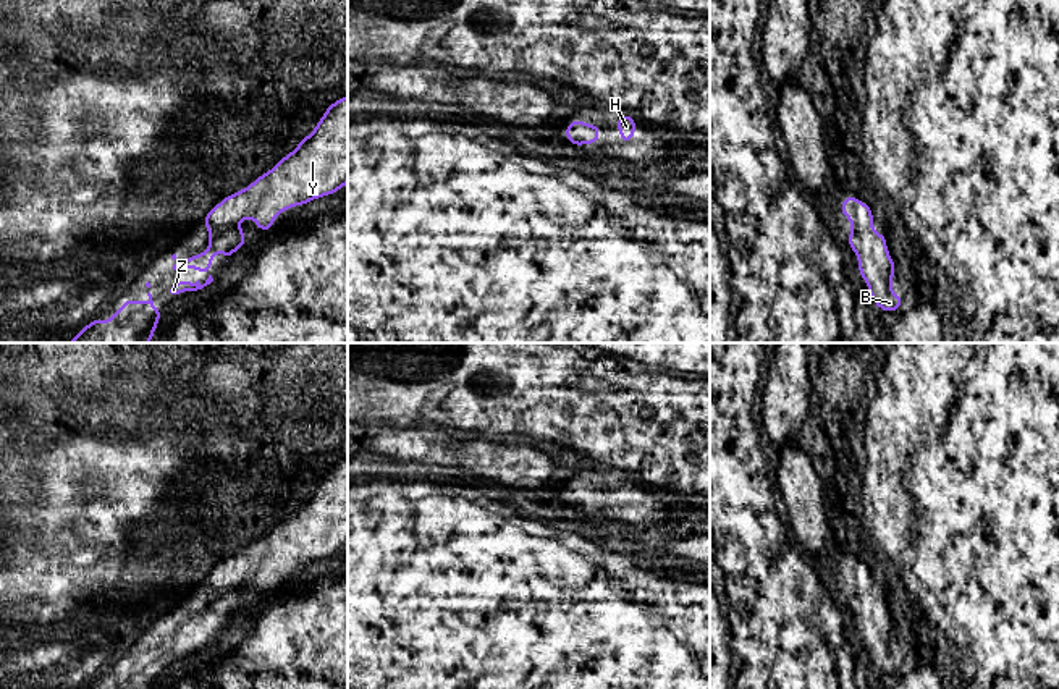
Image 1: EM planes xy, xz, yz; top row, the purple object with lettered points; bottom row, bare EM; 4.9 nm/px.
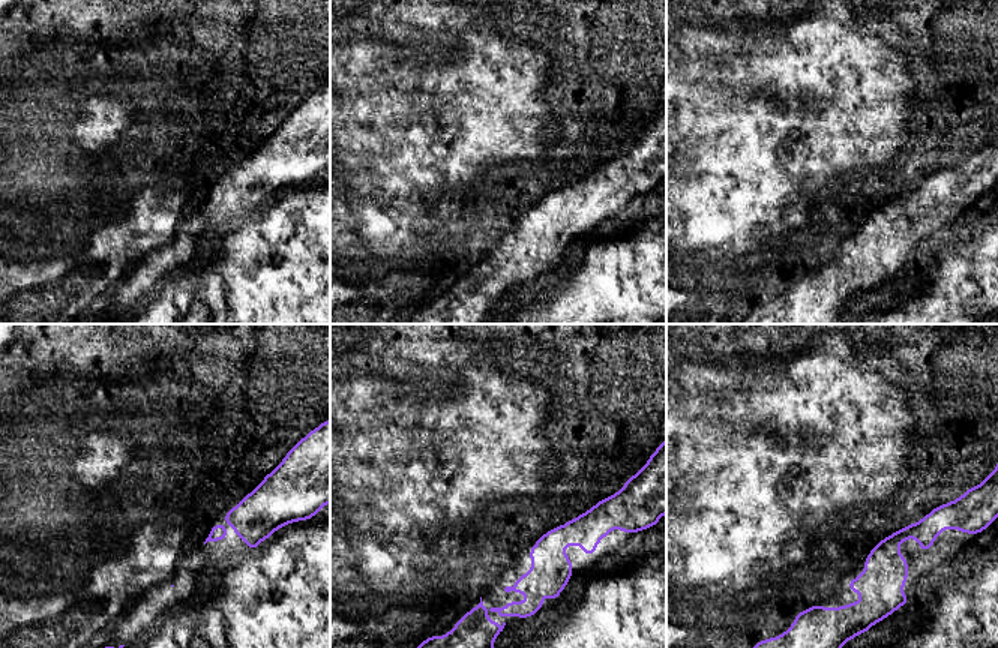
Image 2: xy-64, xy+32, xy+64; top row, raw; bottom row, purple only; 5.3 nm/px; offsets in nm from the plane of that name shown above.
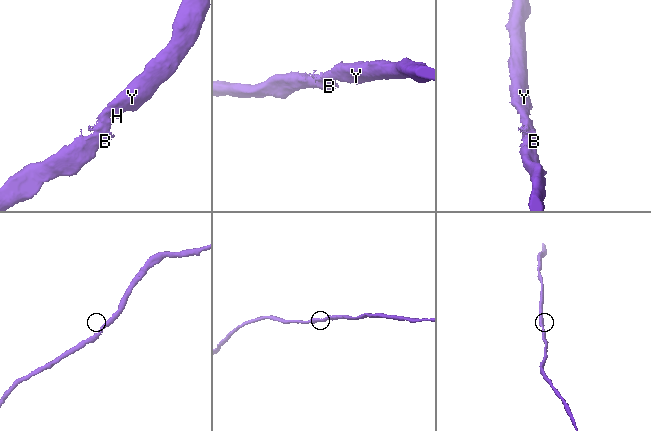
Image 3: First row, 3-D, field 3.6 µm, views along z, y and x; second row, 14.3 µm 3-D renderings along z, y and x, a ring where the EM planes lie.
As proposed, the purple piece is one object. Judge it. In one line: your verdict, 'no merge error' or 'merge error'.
no merge error

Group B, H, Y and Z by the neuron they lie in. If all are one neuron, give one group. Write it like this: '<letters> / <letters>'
B H Y Z

